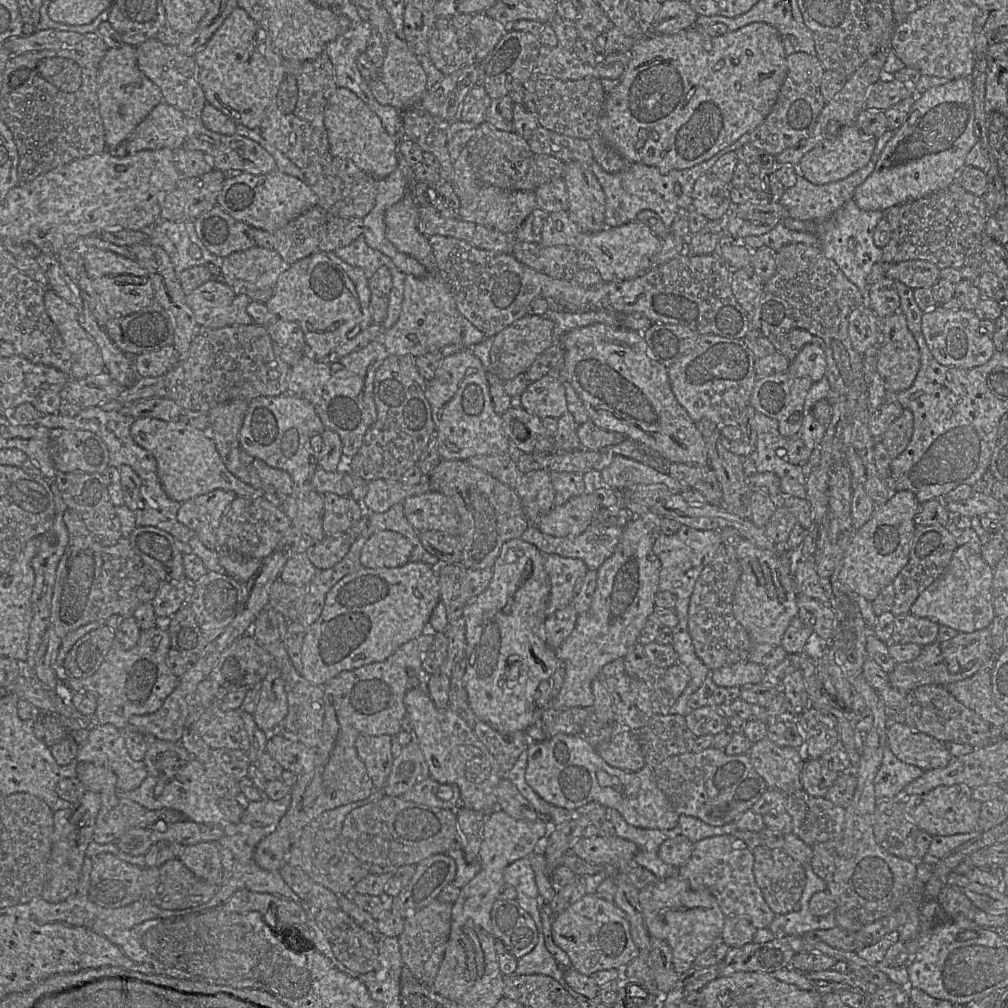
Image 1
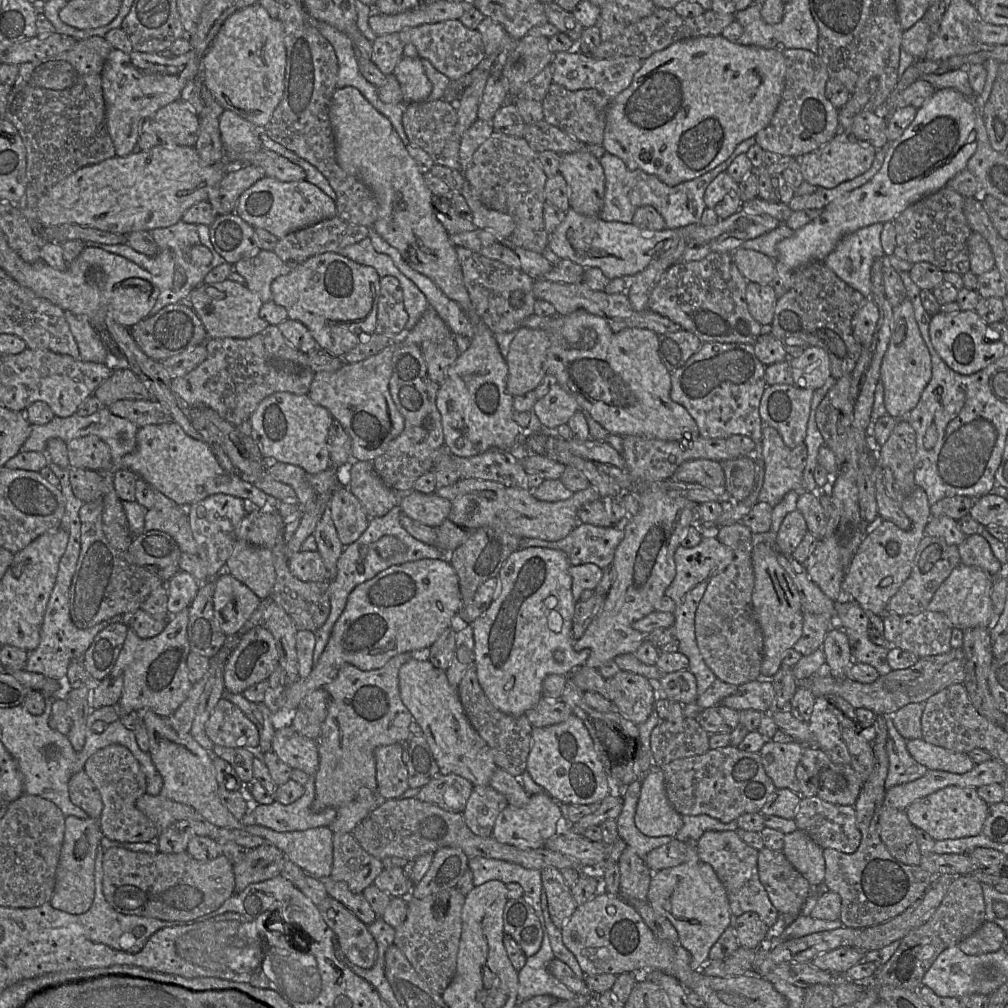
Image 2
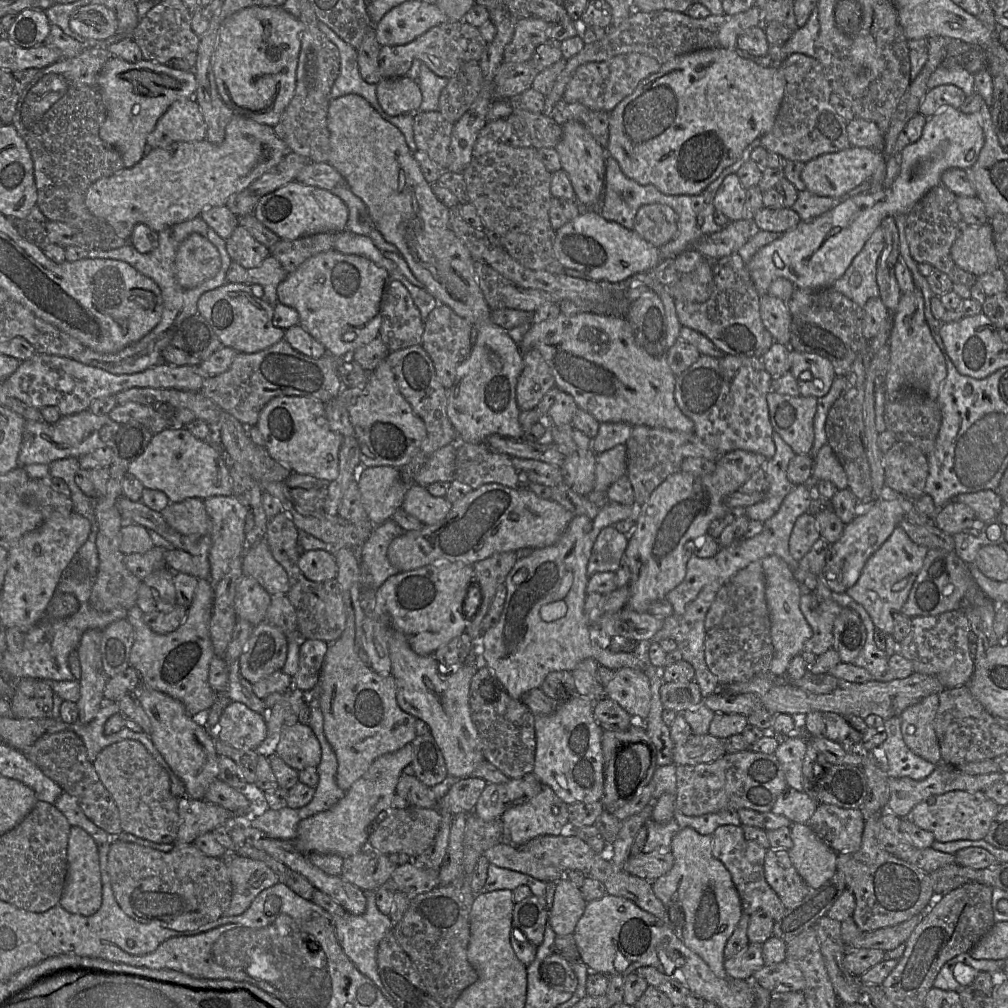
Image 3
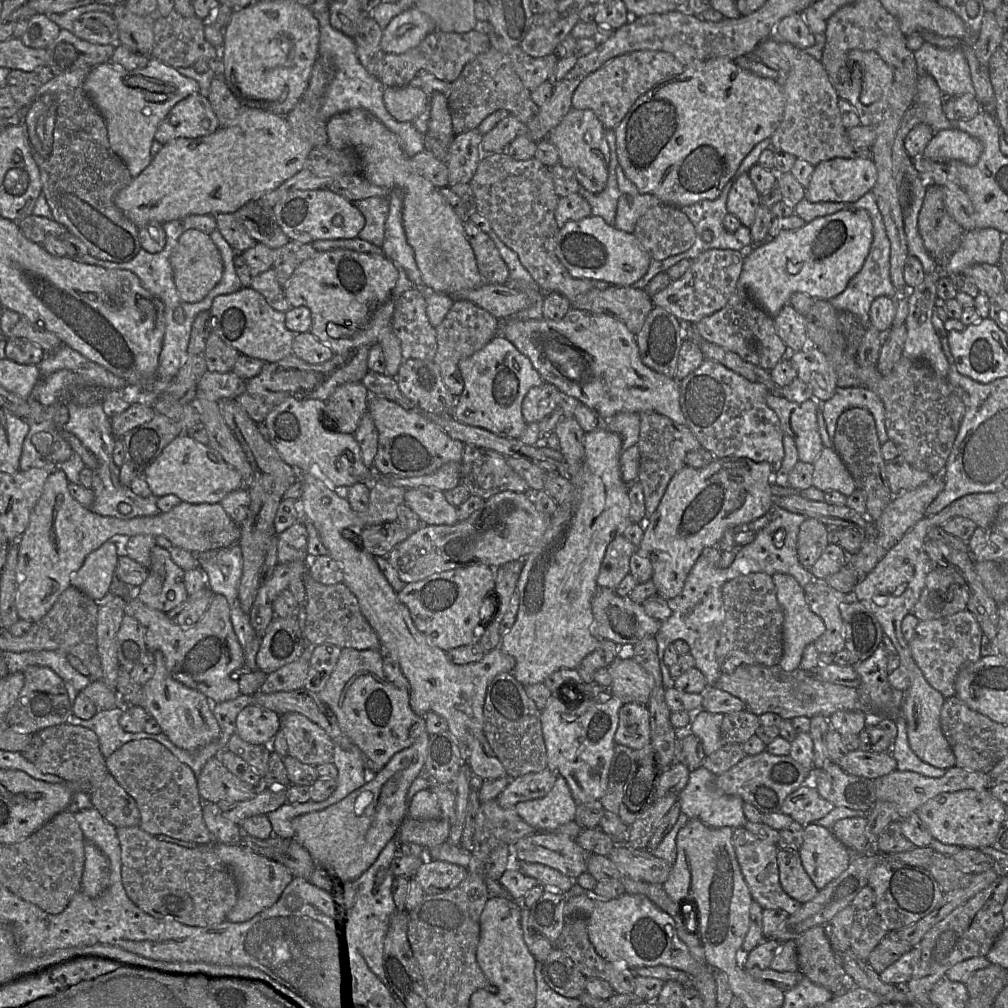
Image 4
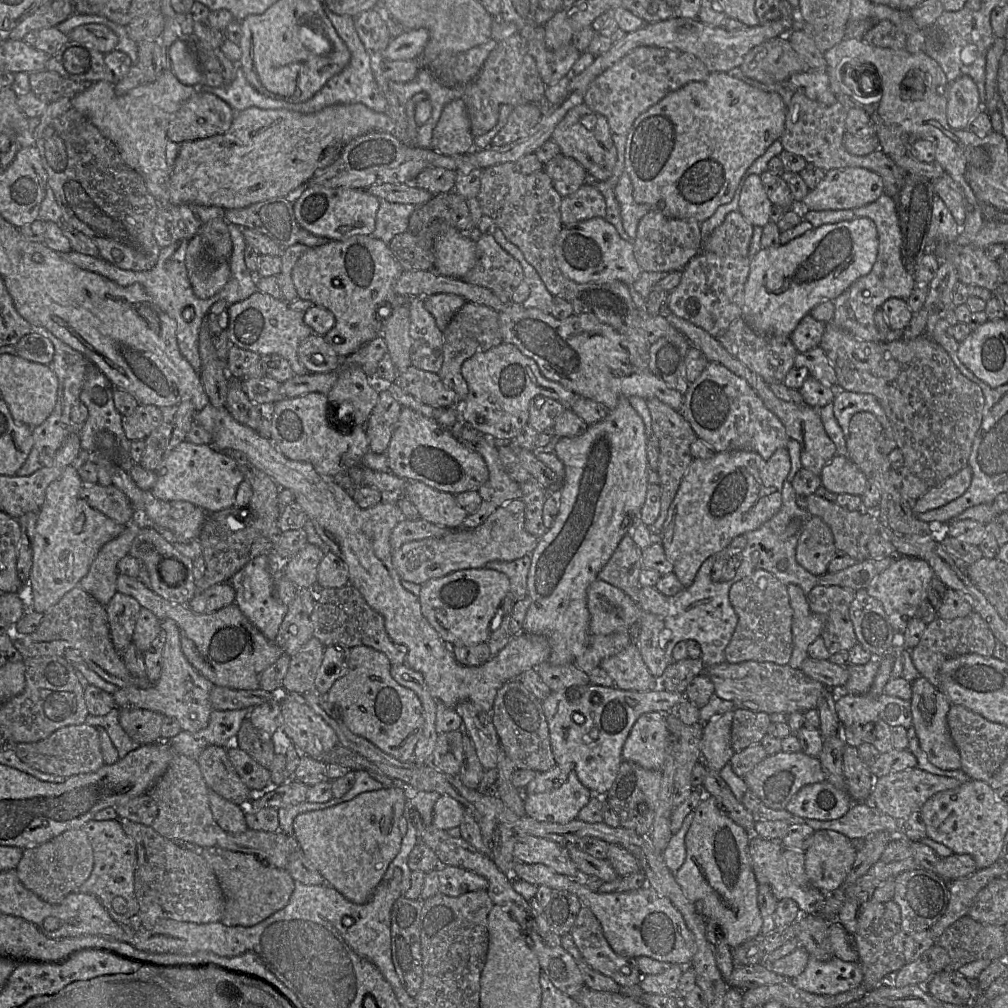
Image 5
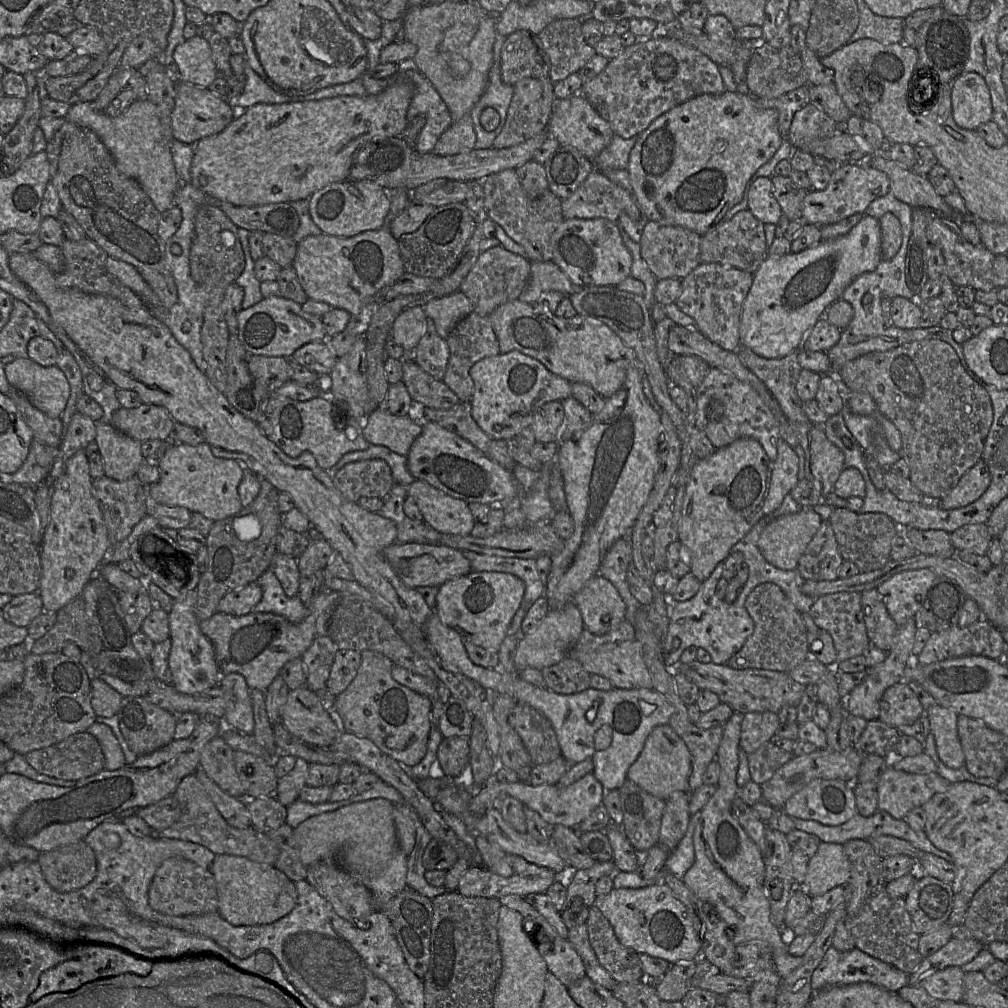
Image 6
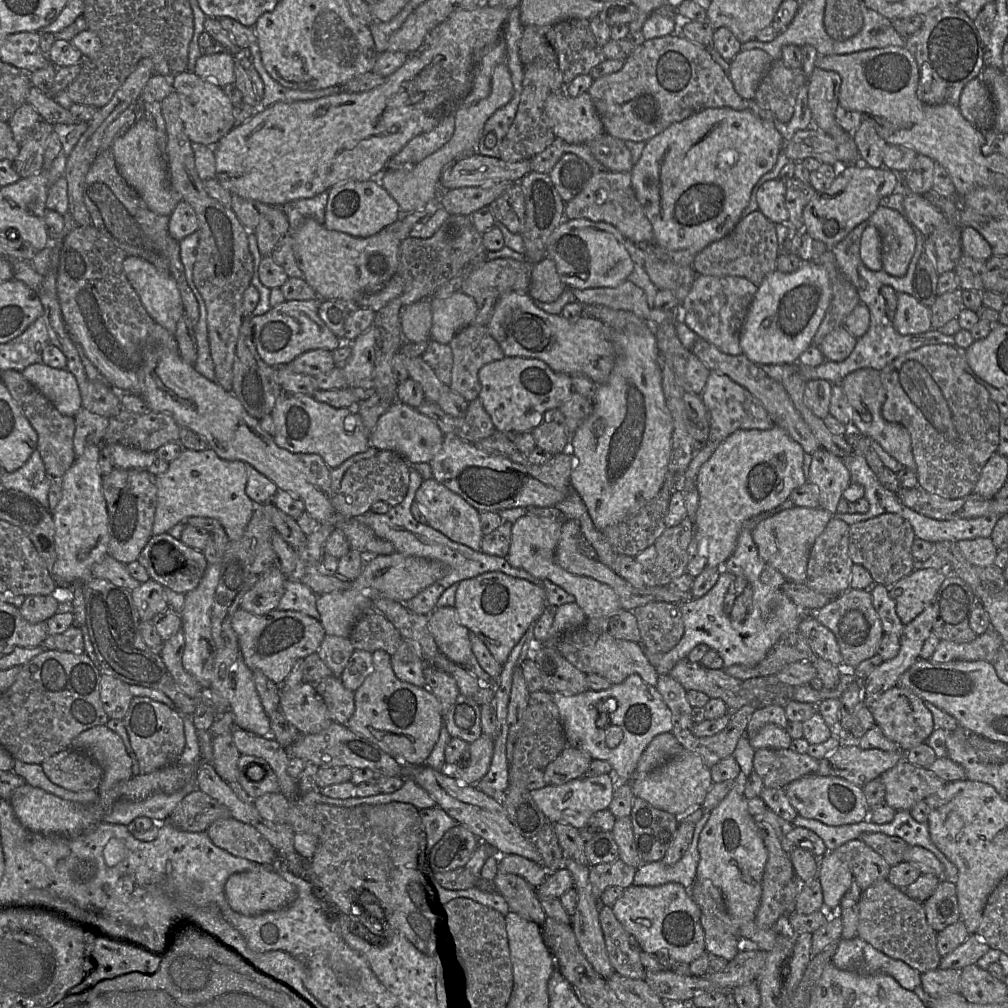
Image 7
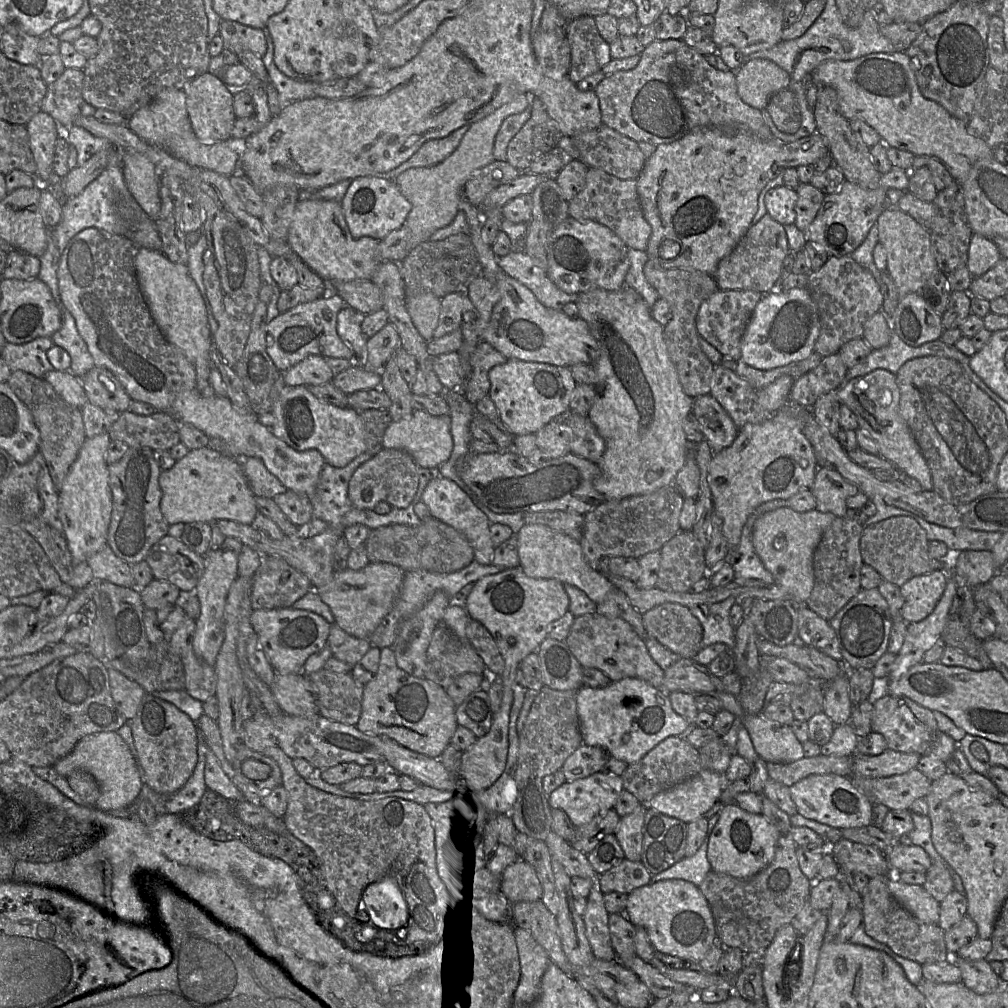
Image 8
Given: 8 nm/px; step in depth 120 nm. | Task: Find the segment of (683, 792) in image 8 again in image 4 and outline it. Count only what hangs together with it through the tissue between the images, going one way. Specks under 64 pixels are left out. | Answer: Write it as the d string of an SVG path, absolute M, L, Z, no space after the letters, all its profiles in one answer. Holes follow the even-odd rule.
M625 703L621 707L614 741L634 750L650 744L649 712L645 705Z

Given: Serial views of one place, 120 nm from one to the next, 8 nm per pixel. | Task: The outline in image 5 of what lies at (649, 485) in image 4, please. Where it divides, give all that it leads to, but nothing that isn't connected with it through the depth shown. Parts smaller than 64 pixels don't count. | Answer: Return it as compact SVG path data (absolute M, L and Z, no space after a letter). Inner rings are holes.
M656 398L648 399L646 402L652 418L652 432L659 441L657 475L661 489L661 507L657 520L648 526L651 544L654 544L661 543L662 526L667 518L668 509L676 496L681 481L693 460L690 454L690 446L697 437L688 421L684 418L682 411L676 411Z

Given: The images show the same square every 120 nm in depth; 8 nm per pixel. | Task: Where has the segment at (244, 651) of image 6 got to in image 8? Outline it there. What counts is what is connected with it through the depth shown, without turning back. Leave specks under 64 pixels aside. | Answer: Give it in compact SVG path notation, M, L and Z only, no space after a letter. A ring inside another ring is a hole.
M293 607L253 609L250 622L269 663L277 674L302 673L308 657L326 647L331 628L331 624L322 616Z

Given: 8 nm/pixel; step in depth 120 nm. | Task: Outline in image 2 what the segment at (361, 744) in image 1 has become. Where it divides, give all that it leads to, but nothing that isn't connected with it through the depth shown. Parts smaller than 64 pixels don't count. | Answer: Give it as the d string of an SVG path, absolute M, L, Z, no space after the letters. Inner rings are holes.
M401 745L379 746L374 750L374 757L378 793L385 799L403 799L409 784Z

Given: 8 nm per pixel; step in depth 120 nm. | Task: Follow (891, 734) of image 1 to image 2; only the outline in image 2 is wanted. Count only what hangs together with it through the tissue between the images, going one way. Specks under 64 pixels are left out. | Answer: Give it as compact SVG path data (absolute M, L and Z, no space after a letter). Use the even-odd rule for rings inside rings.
M923 738L907 740L906 748L909 754L928 770L964 774L975 766L967 754L932 745Z

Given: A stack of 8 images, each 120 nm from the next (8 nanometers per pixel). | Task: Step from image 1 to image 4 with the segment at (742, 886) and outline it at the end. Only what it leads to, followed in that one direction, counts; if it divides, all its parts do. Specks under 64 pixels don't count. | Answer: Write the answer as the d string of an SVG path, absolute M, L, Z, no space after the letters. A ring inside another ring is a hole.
M743 827L733 830L732 843L753 901L759 903L764 909L782 909L789 915L800 909L802 903L791 898L780 884L777 863L779 848L776 844L759 839Z

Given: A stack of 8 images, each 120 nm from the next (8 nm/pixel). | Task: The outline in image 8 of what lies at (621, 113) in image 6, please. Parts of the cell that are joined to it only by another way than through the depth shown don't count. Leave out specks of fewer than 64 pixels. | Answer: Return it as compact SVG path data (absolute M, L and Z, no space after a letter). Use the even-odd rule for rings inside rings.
M683 39L655 40L641 52L640 61L635 68L607 75L594 92L599 99L602 124L636 142L654 145L671 143L700 128L750 132L764 140L775 140L761 110L746 104L740 98L735 72L714 68L704 55L687 45Z

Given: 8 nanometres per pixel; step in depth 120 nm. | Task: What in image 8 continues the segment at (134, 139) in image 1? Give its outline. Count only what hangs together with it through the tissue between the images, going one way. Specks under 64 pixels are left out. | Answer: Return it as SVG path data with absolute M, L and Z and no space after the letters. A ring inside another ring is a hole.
M206 72L188 82L183 91L192 129L197 138L204 142L218 142L231 139L231 131L236 120L233 109L233 90L219 77Z

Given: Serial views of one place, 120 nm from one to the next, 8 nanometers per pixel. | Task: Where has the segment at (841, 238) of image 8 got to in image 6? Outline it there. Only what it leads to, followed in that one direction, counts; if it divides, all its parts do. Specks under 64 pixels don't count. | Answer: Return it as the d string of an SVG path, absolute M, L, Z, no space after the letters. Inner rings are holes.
M849 163L833 166L831 177L824 190L810 190L802 201L804 223L823 226L835 224L856 214L864 214L869 204L890 192L890 182L886 173L866 163Z

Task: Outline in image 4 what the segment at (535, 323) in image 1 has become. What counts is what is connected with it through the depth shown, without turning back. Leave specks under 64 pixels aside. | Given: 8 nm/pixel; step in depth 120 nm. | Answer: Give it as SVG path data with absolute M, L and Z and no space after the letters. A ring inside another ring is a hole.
M543 382L527 392L521 410L525 422L528 424L539 423L558 407L559 390L553 384Z

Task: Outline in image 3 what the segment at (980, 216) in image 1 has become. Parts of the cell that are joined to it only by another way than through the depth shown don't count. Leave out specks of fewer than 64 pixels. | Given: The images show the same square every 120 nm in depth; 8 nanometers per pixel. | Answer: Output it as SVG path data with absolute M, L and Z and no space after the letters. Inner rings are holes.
M940 184L929 190L907 214L905 235L910 254L918 263L928 263L945 273L953 283L972 287L977 277L958 267L951 258L951 247L967 224L958 209L957 195Z

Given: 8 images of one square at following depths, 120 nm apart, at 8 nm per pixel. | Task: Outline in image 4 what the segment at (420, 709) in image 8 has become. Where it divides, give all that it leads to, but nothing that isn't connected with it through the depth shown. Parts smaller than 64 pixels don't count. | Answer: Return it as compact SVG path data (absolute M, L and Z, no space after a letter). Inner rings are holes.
M343 648L337 664L324 688L317 693L334 713L341 731L360 749L365 768L376 772L382 769L394 754L410 747L425 730L425 720L410 706L409 692L390 682L383 672L383 656L377 650Z

